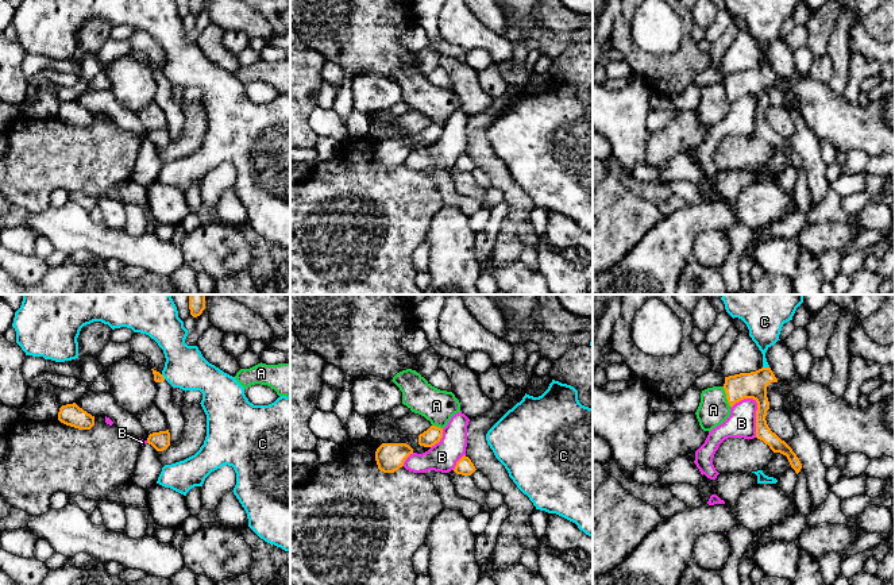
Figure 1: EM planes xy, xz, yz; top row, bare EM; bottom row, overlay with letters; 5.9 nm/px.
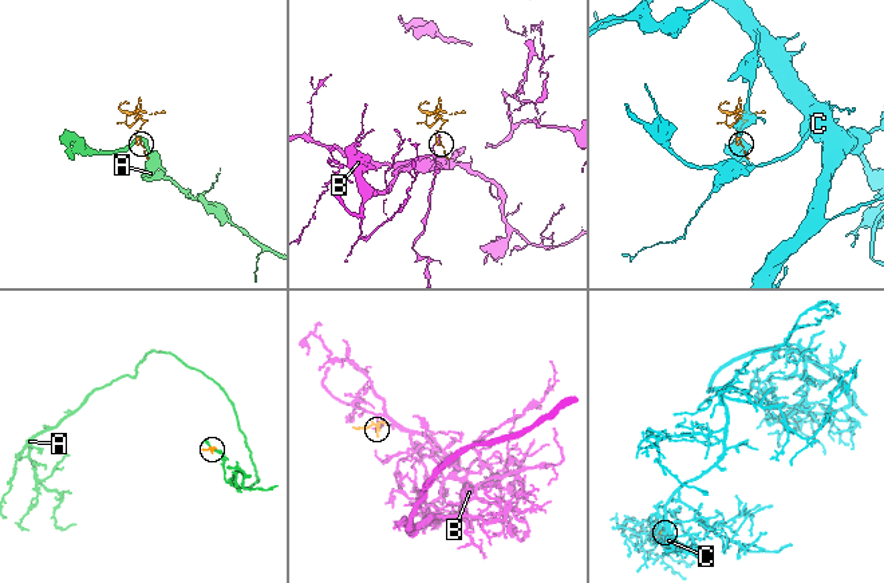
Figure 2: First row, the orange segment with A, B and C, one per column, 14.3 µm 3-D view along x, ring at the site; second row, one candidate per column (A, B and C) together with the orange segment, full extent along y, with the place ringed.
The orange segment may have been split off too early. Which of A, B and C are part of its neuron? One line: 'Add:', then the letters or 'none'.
Add: none

